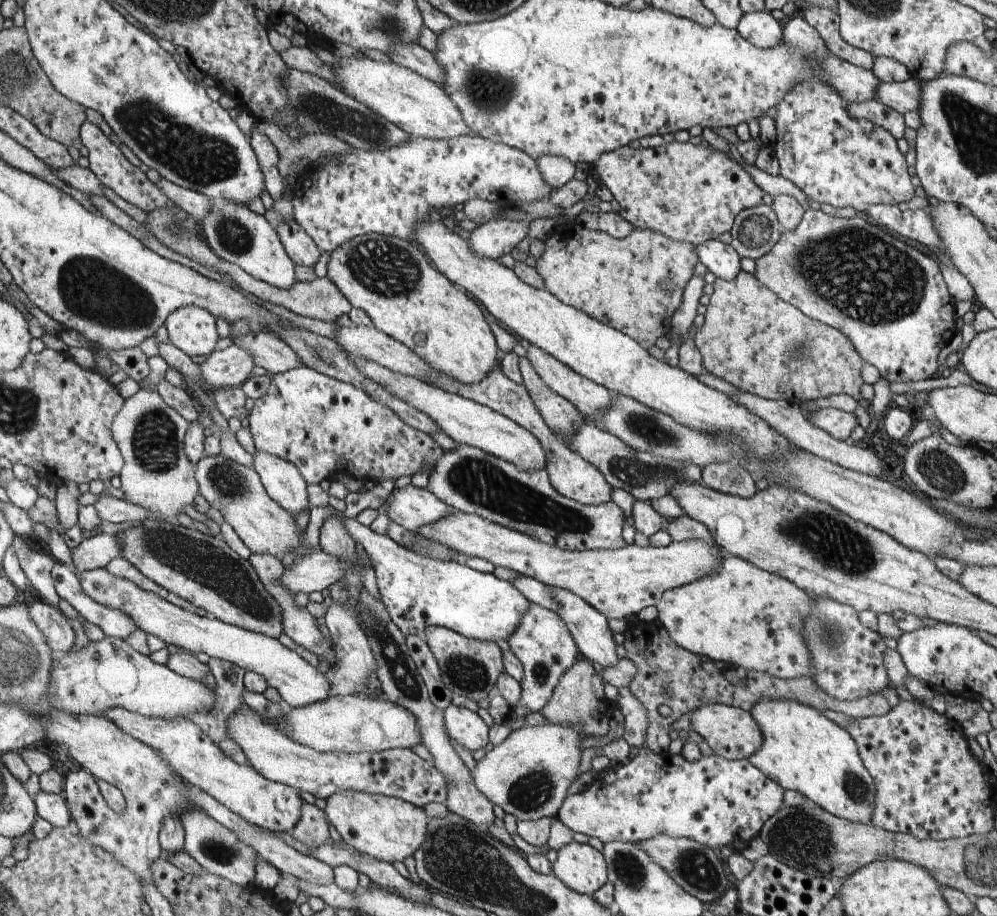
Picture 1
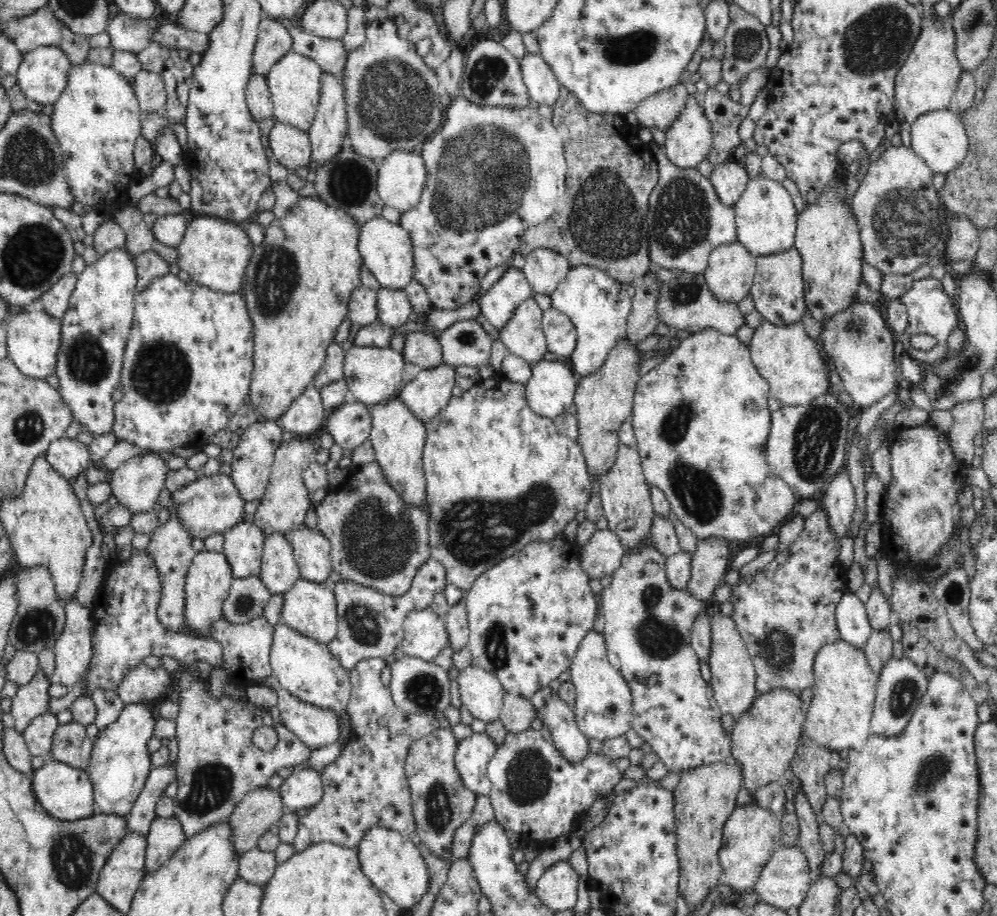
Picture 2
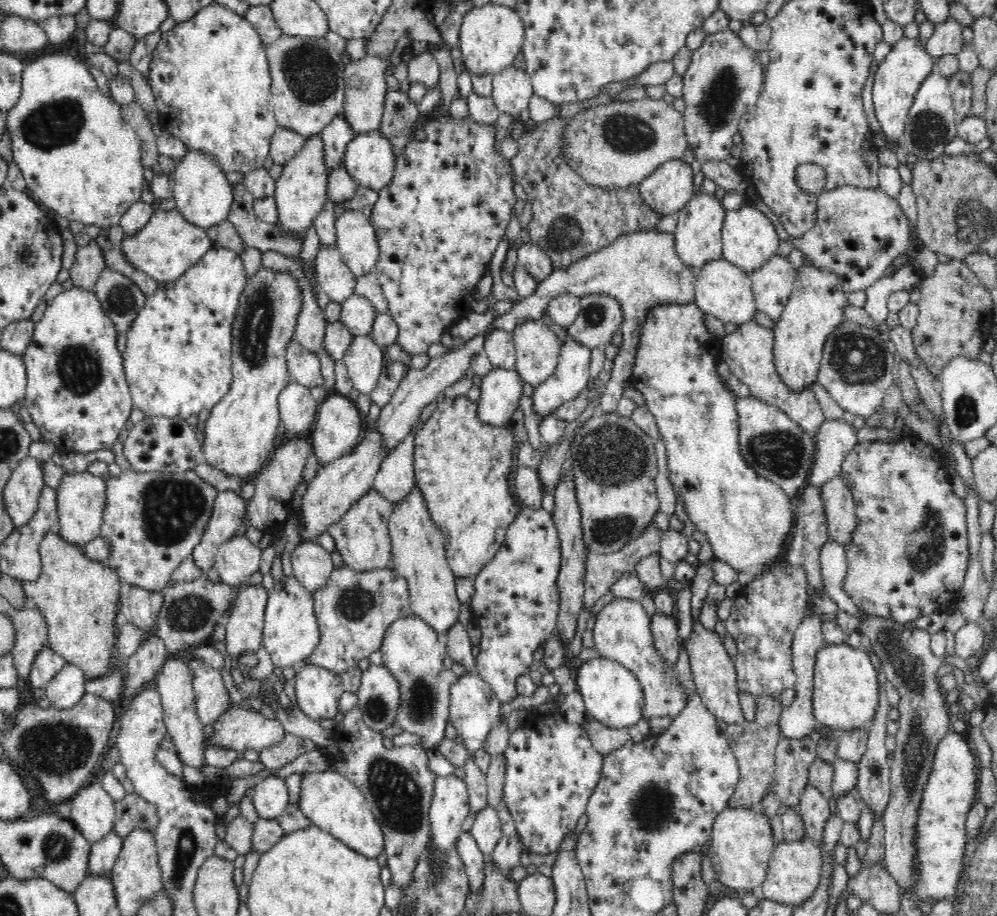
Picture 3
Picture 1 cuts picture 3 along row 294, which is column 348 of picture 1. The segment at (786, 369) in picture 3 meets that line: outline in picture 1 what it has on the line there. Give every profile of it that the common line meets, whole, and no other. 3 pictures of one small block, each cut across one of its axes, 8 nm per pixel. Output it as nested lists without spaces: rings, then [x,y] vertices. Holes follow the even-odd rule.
[[[363,791],[337,792],[326,799],[324,812],[330,824],[340,833],[345,846],[392,864],[414,856],[414,852],[424,844],[429,829],[429,817],[422,807],[400,798]]]

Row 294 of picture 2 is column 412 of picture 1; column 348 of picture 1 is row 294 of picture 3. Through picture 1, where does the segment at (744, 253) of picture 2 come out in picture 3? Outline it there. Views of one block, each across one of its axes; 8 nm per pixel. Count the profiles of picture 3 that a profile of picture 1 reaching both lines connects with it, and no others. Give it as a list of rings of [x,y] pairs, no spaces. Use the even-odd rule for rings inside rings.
[[[720,257],[717,261],[702,266],[696,274],[695,305],[704,314],[718,318],[724,325],[732,323],[740,326],[754,320],[757,307],[751,288],[751,279],[746,271],[740,270]]]

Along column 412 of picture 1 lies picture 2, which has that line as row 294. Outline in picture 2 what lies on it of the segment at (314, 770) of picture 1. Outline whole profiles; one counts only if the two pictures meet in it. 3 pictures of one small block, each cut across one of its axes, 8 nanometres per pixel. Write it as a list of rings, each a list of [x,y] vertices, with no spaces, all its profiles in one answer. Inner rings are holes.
[[[792,247],[781,253],[756,256],[755,259],[757,271],[755,272],[754,285],[750,290],[755,310],[762,315],[764,321],[776,326],[793,325],[800,322],[808,307],[804,302],[803,263],[798,249]]]

